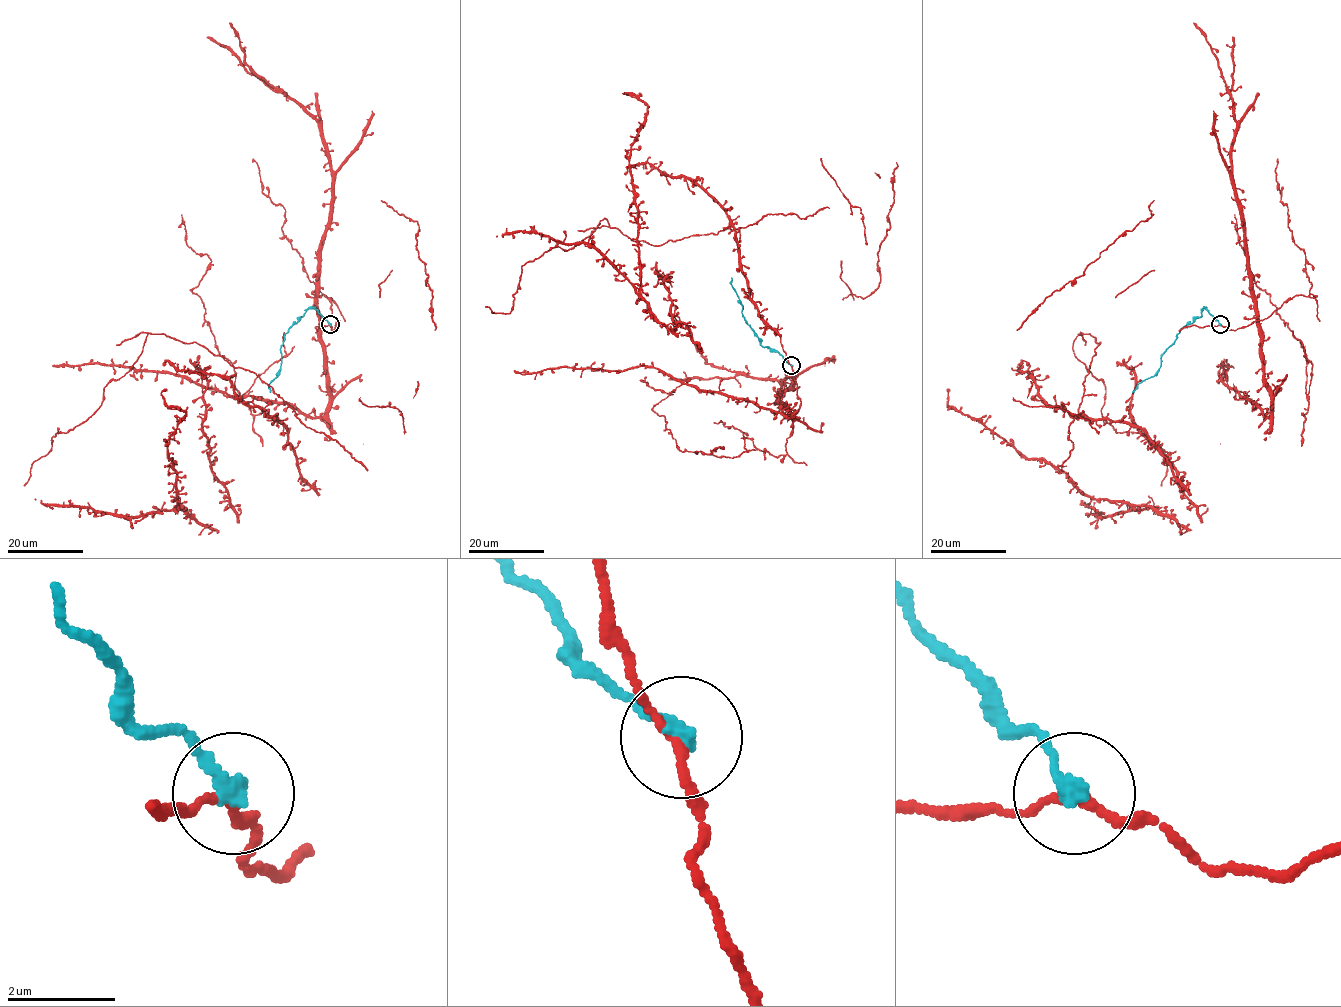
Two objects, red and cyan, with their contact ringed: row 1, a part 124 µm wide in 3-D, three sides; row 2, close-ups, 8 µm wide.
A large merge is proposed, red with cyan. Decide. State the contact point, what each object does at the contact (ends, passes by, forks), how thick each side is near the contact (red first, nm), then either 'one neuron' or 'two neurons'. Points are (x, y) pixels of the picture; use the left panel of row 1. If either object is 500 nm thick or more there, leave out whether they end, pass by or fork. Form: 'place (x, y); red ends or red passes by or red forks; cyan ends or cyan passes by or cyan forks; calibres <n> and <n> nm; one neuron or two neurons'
place (330, 324); red passes by; cyan ends; calibres 140 and 300 nm; two neurons

